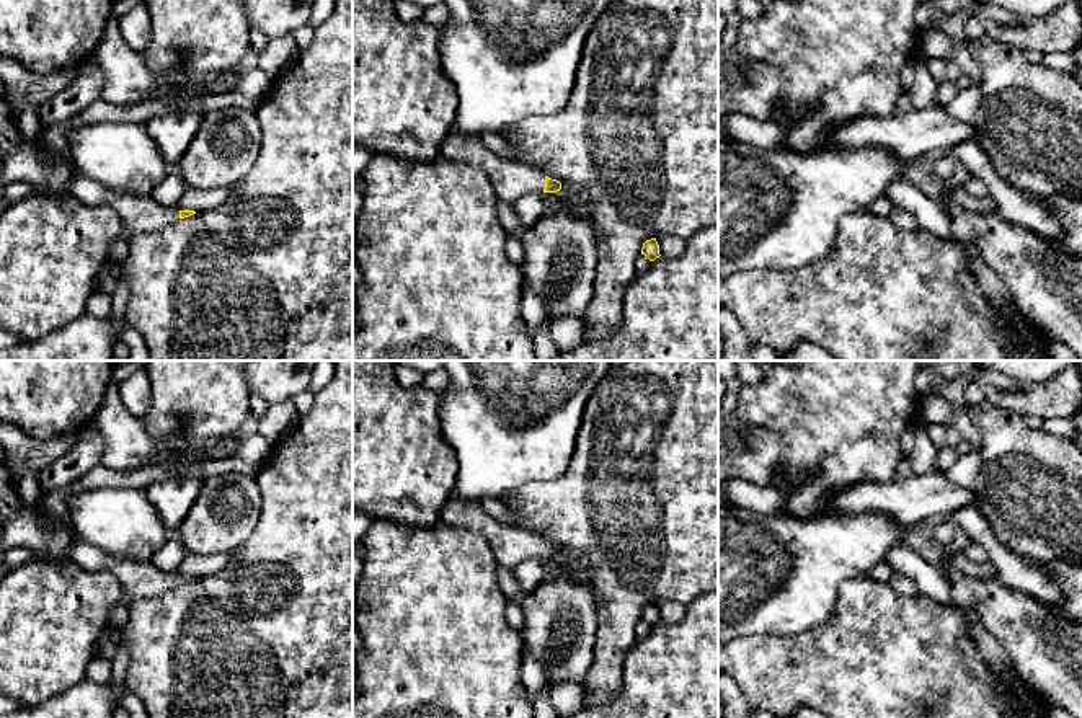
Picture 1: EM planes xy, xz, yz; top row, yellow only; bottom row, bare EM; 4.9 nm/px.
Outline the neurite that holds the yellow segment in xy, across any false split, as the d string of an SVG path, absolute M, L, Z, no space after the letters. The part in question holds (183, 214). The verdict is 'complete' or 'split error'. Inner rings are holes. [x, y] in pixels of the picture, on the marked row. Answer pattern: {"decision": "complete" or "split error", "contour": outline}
{"decision": "split error", "contour": "M73 173L69 186L69 194L85 206L109 206L122 222L121 235L111 245L111 261L116 264L126 263L129 256L127 237L139 232L160 230L180 219L196 214L194 211L178 211L165 207L152 196L131 196L116 193L88 176Z"}

